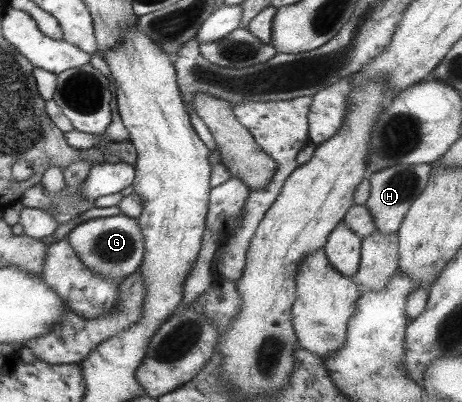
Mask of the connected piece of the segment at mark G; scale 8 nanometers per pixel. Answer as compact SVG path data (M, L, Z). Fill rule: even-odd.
M126 215L85 220L69 231L66 239L78 259L95 274L111 282L120 282L140 267L144 255L144 238L136 219Z

